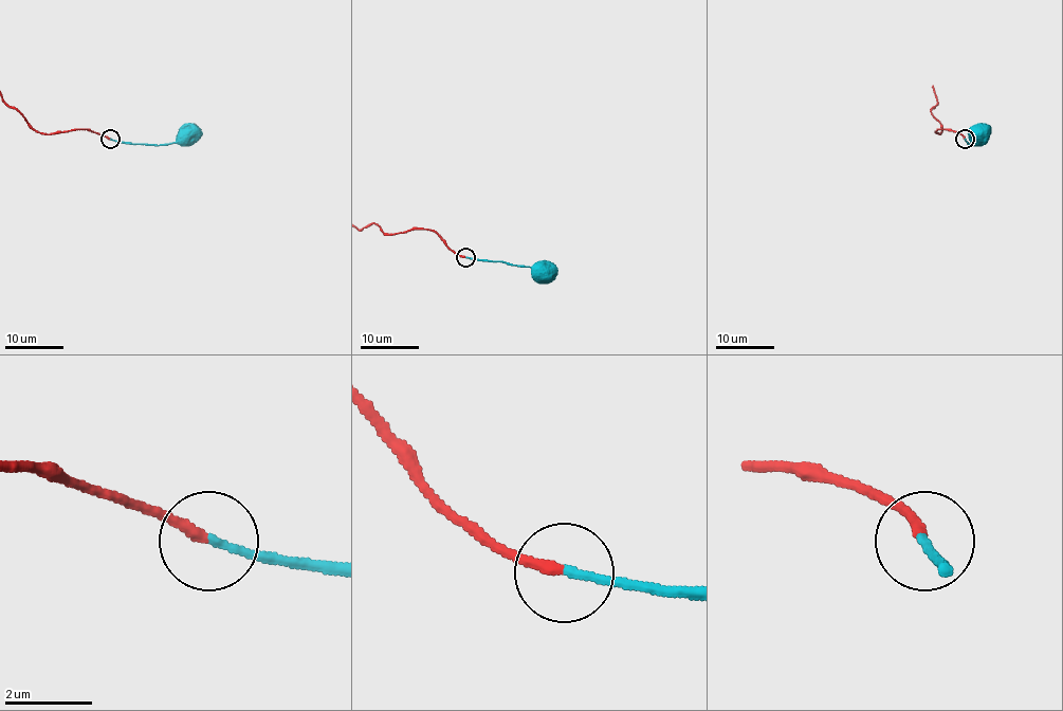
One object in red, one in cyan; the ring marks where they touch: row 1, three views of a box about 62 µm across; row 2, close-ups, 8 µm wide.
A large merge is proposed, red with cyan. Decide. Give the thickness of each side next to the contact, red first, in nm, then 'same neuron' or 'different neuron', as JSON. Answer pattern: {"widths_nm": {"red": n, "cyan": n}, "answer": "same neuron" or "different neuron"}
{"widths_nm": {"red": 240, "cyan": 190}, "answer": "same neuron"}

